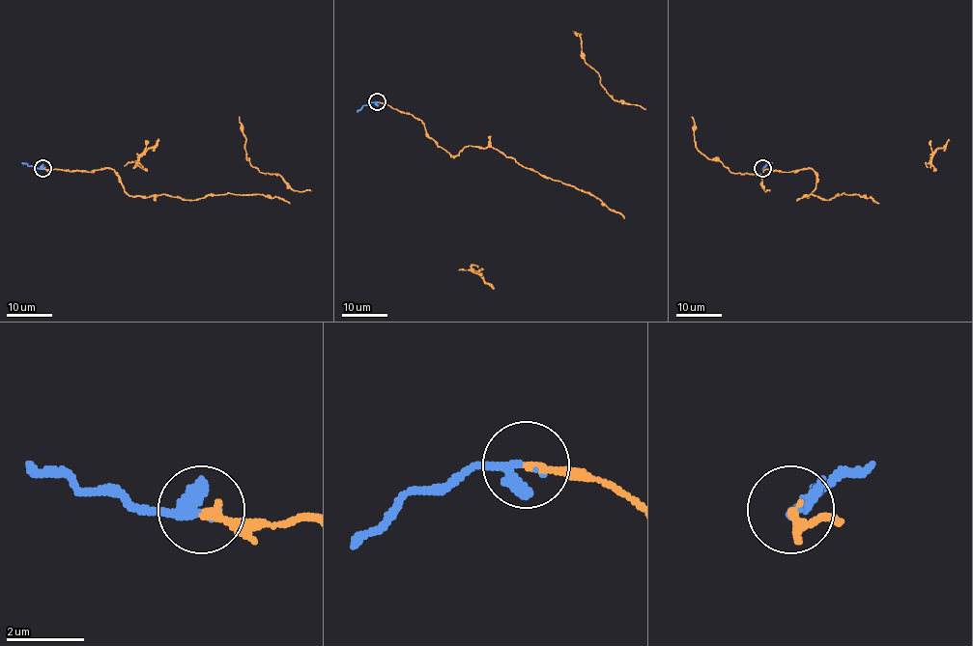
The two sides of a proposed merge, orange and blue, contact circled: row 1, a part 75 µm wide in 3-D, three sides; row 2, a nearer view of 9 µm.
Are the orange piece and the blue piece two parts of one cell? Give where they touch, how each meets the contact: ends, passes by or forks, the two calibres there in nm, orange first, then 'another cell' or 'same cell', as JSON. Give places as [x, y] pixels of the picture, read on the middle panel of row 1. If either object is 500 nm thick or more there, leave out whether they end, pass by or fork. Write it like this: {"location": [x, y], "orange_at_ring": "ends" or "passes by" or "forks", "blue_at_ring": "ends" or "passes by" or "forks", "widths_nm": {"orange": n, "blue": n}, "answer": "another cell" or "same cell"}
{"location": [377, 101], "orange_at_ring": "ends", "blue_at_ring": "passes by", "widths_nm": {"orange": 240, "blue": 200}, "answer": "same cell"}

